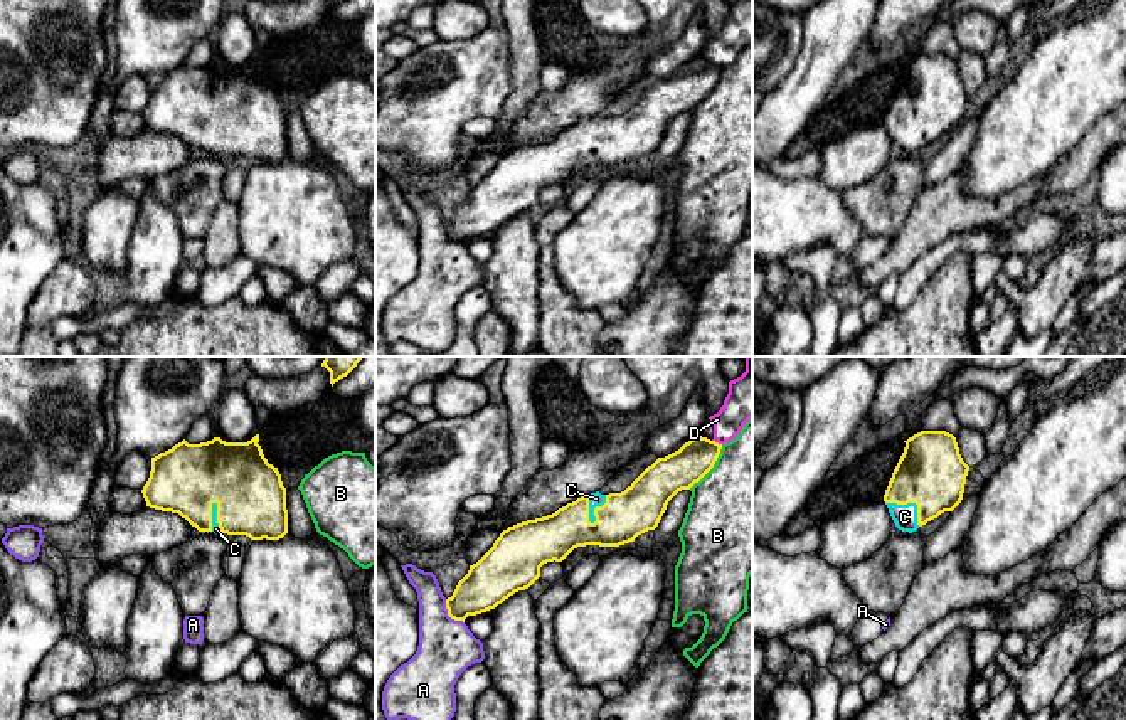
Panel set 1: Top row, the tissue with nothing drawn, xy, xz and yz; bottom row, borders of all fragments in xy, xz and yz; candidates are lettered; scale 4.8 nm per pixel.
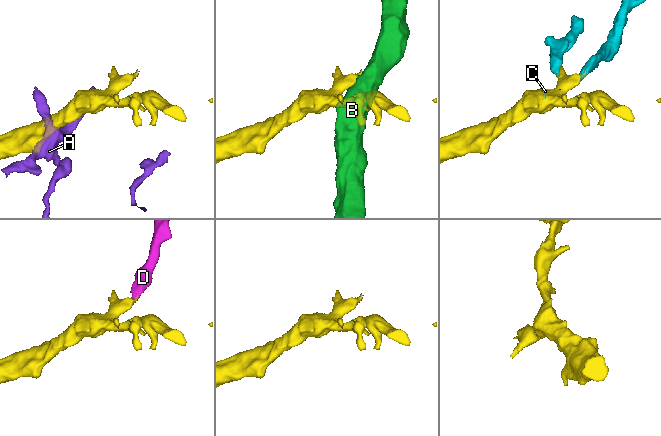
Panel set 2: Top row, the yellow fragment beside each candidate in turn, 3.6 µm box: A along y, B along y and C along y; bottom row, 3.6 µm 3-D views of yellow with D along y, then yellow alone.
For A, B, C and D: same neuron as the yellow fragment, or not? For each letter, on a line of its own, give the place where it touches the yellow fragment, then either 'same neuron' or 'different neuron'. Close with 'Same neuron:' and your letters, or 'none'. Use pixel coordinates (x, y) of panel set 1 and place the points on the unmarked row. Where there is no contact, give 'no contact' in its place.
A: meets yellow in xz at (448, 238); different neuron
B: meets yellow in xz at (711, 91); different neuron
C: meets yellow in xz at (594, 132); same neuron
D: meets yellow in xz at (717, 66); different neuron
Same neuron: C

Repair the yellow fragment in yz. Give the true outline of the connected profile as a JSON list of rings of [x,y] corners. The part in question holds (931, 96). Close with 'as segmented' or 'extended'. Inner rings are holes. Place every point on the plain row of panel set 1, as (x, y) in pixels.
[[[921,54],[904,66],[884,124],[895,150],[912,156],[961,126],[969,89],[946,54]]]; extended

